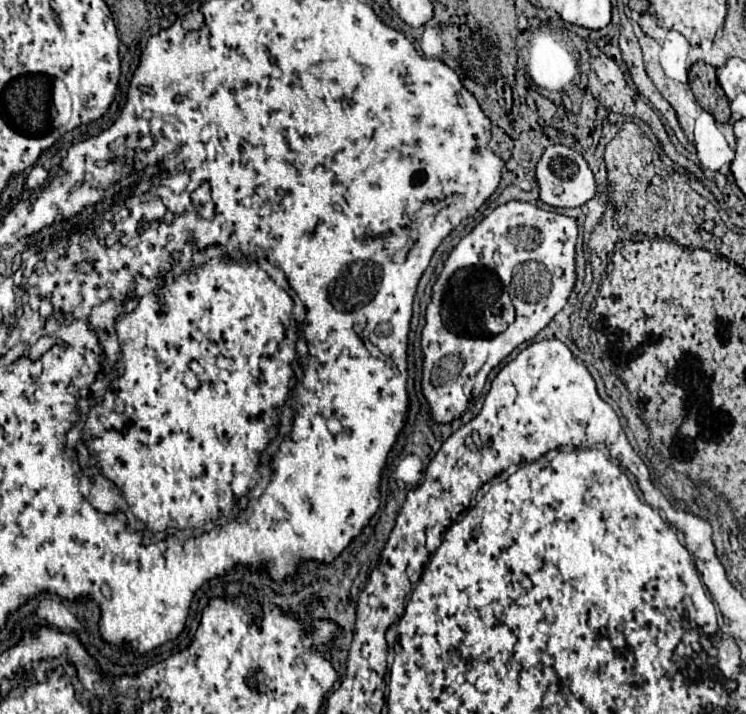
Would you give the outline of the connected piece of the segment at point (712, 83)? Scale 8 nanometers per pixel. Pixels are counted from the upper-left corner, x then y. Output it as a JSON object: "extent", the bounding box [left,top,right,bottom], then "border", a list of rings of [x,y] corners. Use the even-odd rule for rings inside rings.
{"extent":[690,66,730,122],"border":[[[706,66],[704,72],[692,72],[690,86],[694,96],[698,98],[700,106],[710,112],[718,122],[728,122],[730,120],[730,100],[724,96],[724,90],[718,84],[716,78],[716,68]]]}

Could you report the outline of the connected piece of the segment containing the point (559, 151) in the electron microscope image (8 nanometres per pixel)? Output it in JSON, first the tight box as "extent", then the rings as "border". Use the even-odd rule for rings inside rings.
{"extent":[536,144,596,208],"border":[[[556,144],[556,146],[546,148],[546,152],[542,154],[538,168],[536,168],[536,180],[540,186],[540,200],[548,206],[580,208],[596,196],[596,180],[594,180],[594,174],[590,170],[588,162],[584,160],[584,156],[580,152],[576,152],[574,148],[568,148],[568,146]]]}

